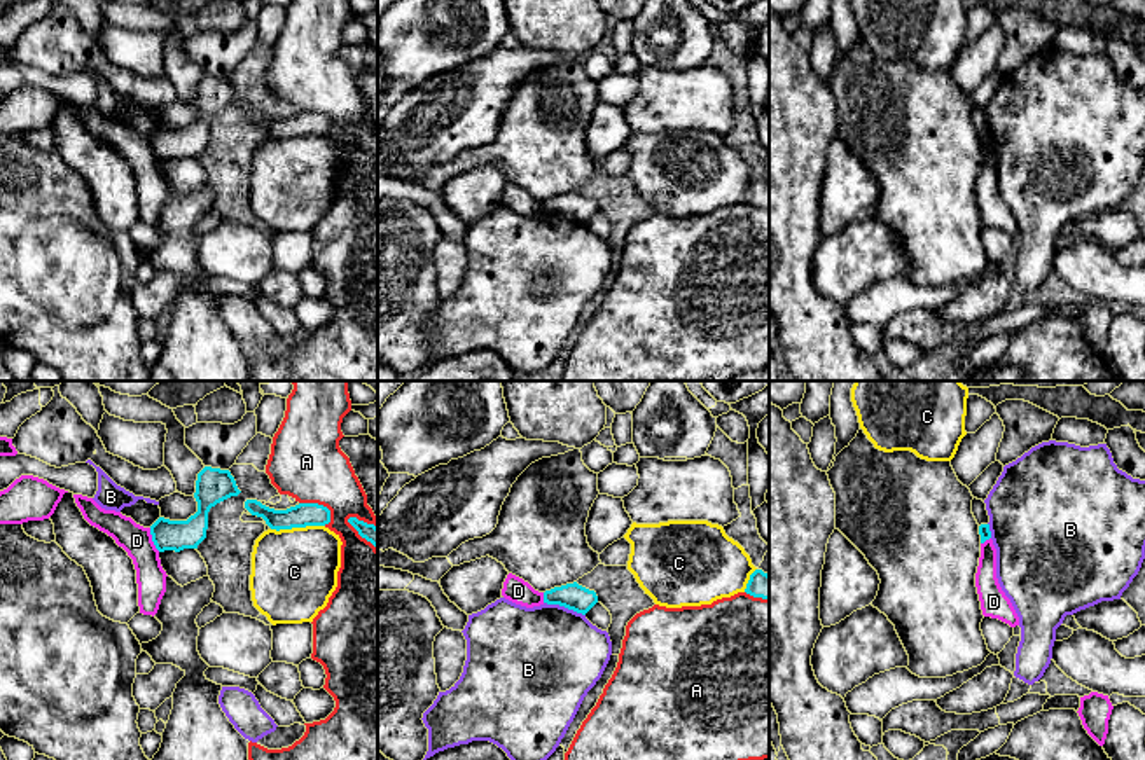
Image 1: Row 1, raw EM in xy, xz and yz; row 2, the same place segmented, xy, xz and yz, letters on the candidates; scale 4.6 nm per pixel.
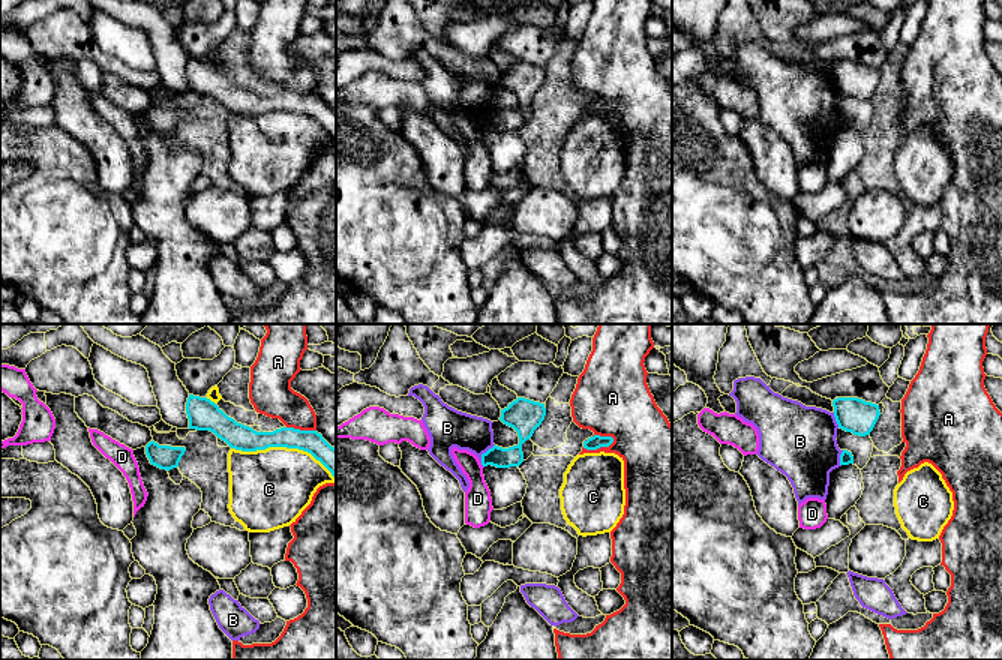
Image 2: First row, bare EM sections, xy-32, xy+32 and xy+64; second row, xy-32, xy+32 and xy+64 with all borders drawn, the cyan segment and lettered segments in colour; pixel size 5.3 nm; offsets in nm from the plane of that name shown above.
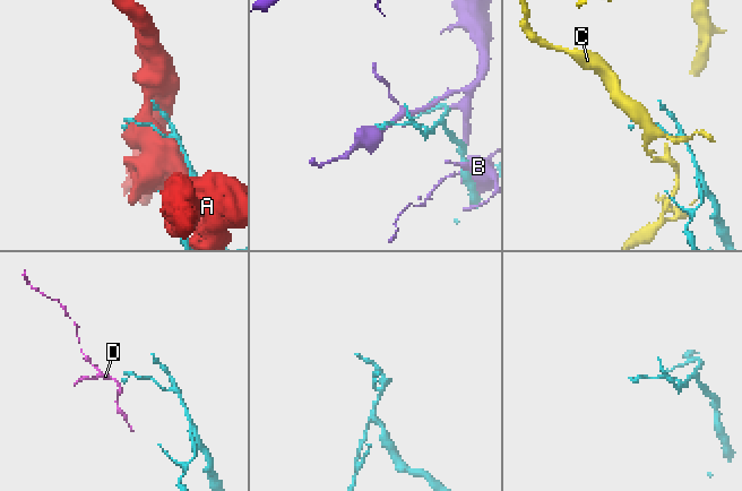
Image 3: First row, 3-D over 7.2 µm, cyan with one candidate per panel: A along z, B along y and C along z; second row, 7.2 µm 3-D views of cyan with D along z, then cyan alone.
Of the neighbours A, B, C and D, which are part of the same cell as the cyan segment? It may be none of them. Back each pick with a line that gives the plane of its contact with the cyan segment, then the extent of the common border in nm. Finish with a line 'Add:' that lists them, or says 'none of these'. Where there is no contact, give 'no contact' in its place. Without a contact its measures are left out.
Add: none of these

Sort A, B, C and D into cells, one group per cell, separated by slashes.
A / B / C / D

